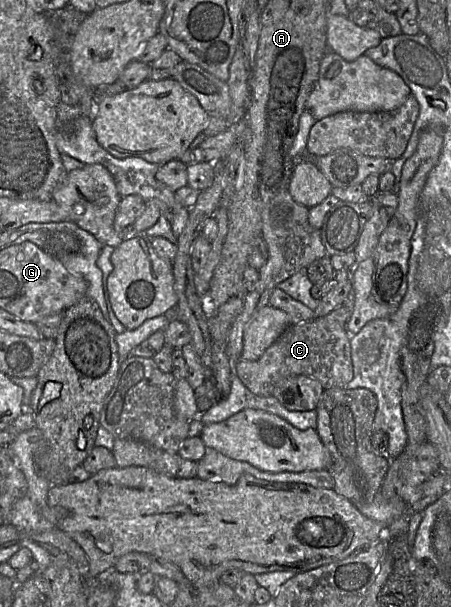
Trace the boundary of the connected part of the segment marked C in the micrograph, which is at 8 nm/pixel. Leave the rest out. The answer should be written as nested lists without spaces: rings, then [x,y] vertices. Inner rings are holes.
[[[344,305],[326,316],[290,325],[256,361],[240,359],[236,374],[252,393],[271,397],[277,383],[293,375],[306,374],[318,379],[323,388],[345,388],[353,379],[350,335],[347,322],[351,312]]]

